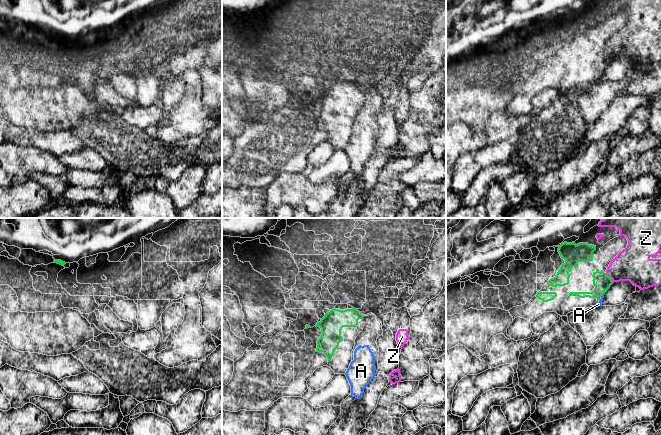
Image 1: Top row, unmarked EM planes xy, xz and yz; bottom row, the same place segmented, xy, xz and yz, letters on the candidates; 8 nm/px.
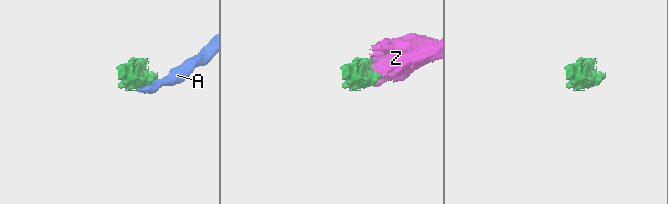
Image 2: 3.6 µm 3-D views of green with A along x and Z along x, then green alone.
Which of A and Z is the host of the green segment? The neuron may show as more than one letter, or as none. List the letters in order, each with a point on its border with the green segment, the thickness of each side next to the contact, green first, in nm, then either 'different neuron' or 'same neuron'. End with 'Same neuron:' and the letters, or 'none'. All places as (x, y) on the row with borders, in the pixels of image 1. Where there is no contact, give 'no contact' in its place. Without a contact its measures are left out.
A: yz (601, 295) | 140/40 nm | different neuron
Z: yz (610, 278) | 140/280 nm | different neuron
Same neuron: none

